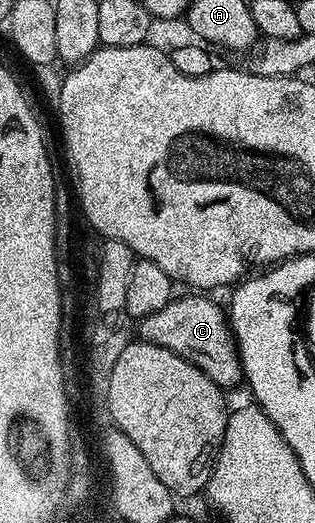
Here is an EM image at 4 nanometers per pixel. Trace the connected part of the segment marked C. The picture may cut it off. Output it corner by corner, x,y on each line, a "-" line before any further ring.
192,295
196,297
177,296
162,311
154,311
154,315
143,318
139,322
139,336
143,340
154,343
158,347
166,347
174,351
174,355
182,355
194,367
198,367
205,375
225,391
231,391
236,384
241,384
240,351
236,347
236,338
232,336
232,327
225,306
211,301
208,295

